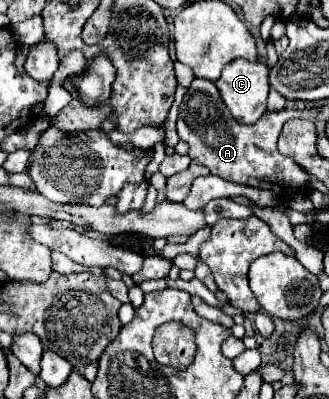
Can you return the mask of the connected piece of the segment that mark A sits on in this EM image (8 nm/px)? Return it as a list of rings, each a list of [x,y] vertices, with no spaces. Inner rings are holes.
[[[203,79],[193,81],[193,85],[189,87],[187,101],[189,99],[191,101],[201,99],[201,107],[193,109],[187,103],[181,105],[181,113],[177,119],[177,133],[183,141],[189,143],[189,157],[199,165],[209,167],[211,175],[219,175],[227,181],[243,183],[243,185],[251,185],[251,187],[259,187],[259,189],[273,189],[273,191],[281,193],[281,199],[285,199],[287,195],[291,195],[297,189],[309,187],[307,173],[299,165],[295,165],[289,157],[281,155],[277,149],[277,139],[279,139],[283,123],[289,117],[297,117],[297,111],[289,113],[287,109],[283,109],[283,111],[275,111],[275,113],[265,113],[257,123],[241,125],[229,115],[215,85],[209,81],[203,81]],[[205,107],[215,107],[215,109],[207,109],[209,117],[205,121],[199,121]],[[193,111],[197,111],[197,119],[193,119],[193,115],[189,119],[189,113],[193,113]],[[211,113],[215,113],[215,119],[211,119]]]

